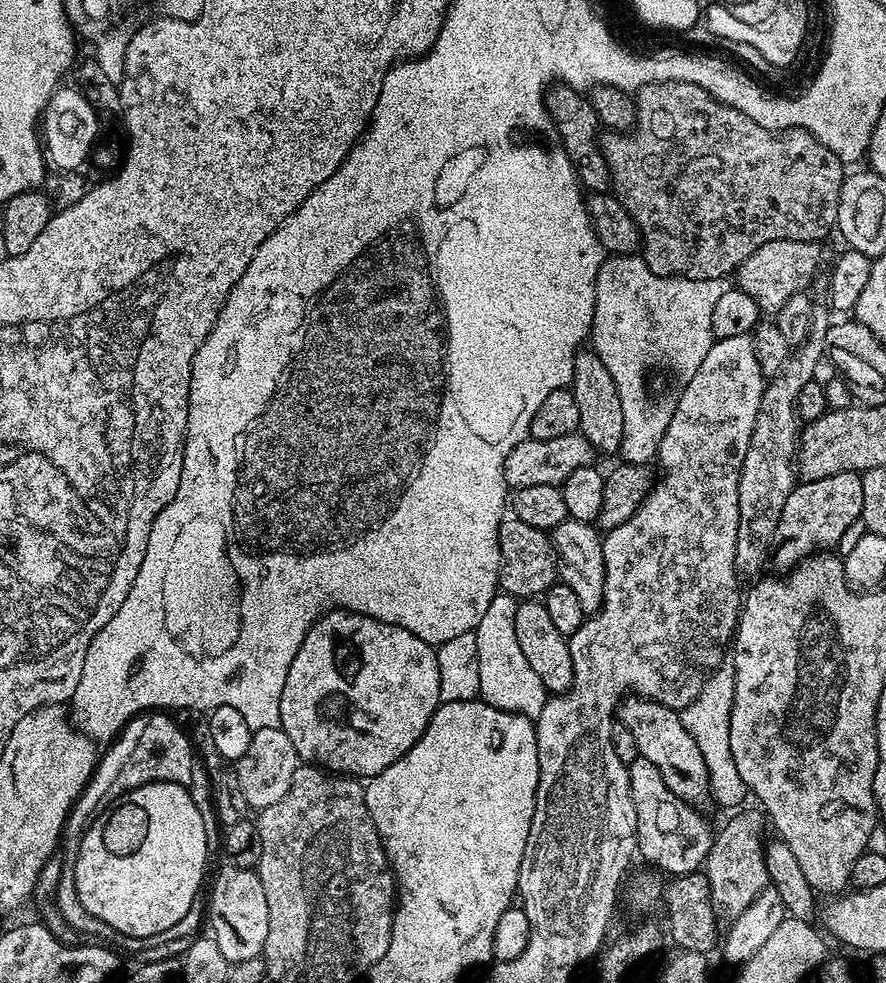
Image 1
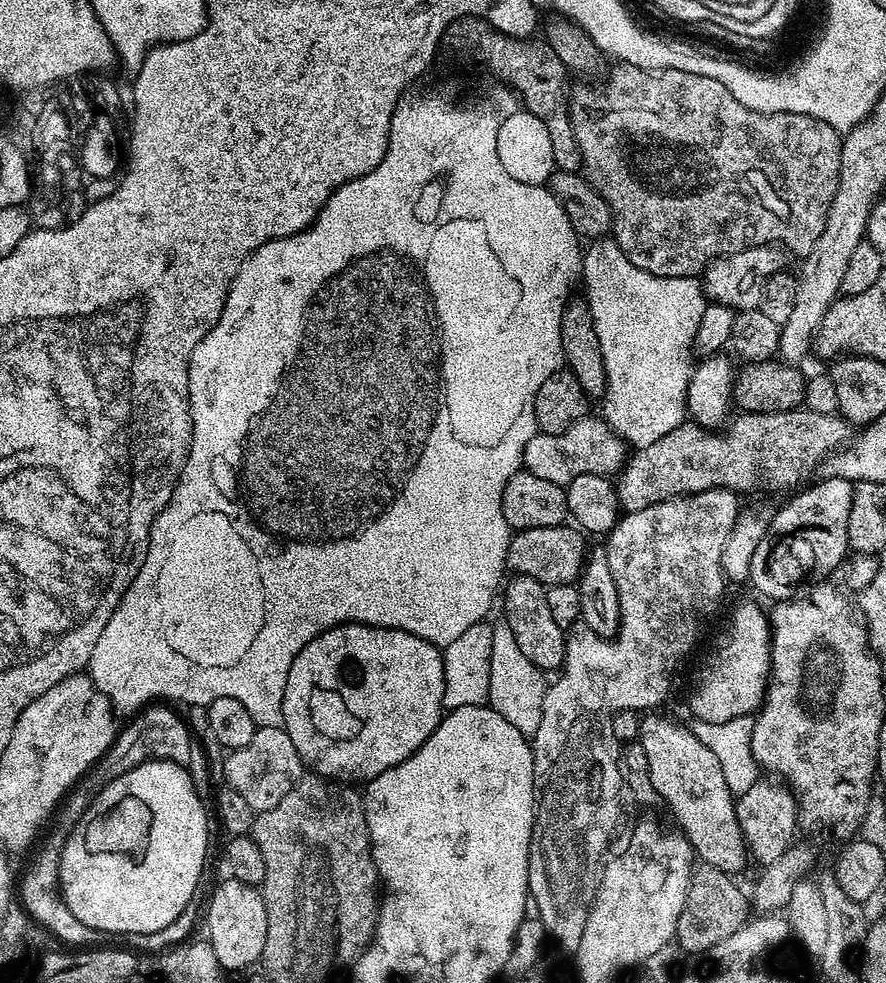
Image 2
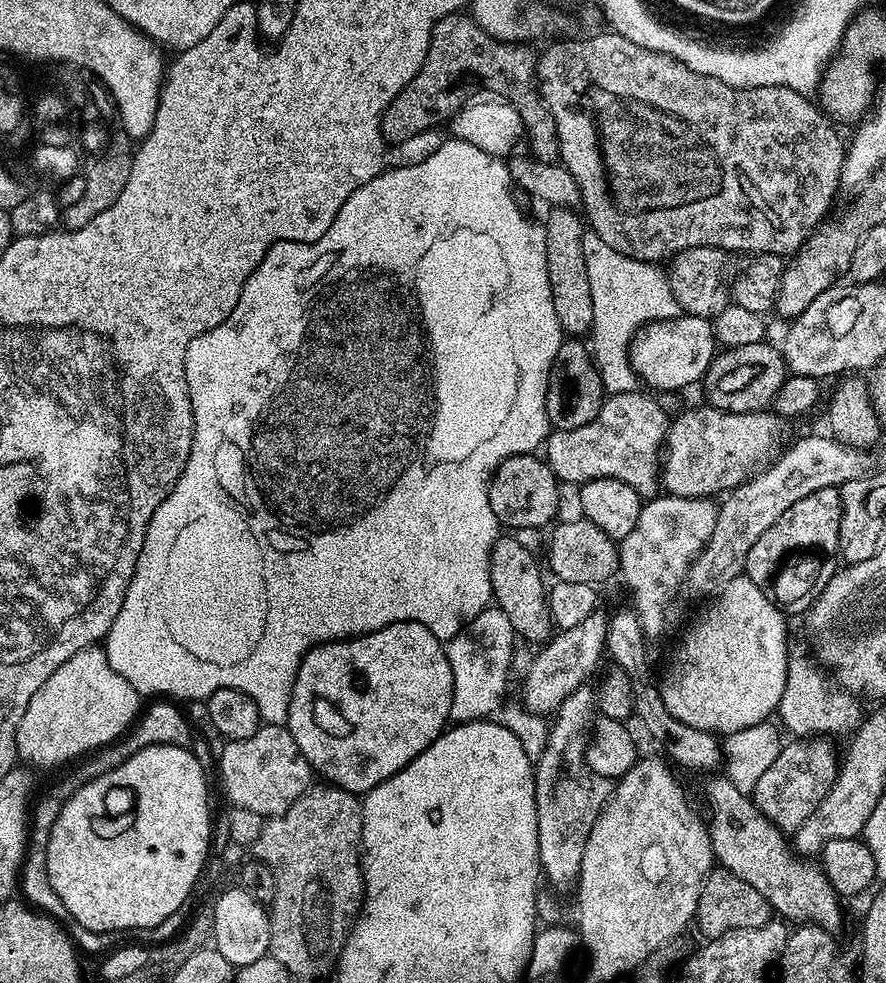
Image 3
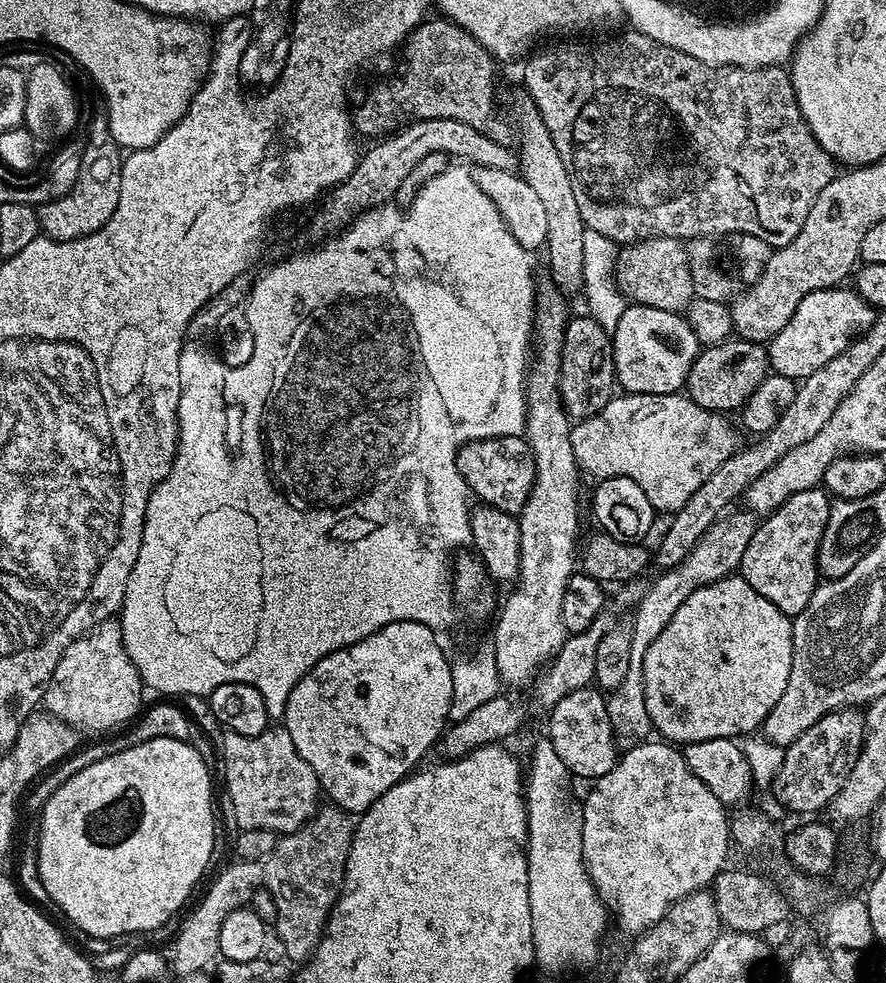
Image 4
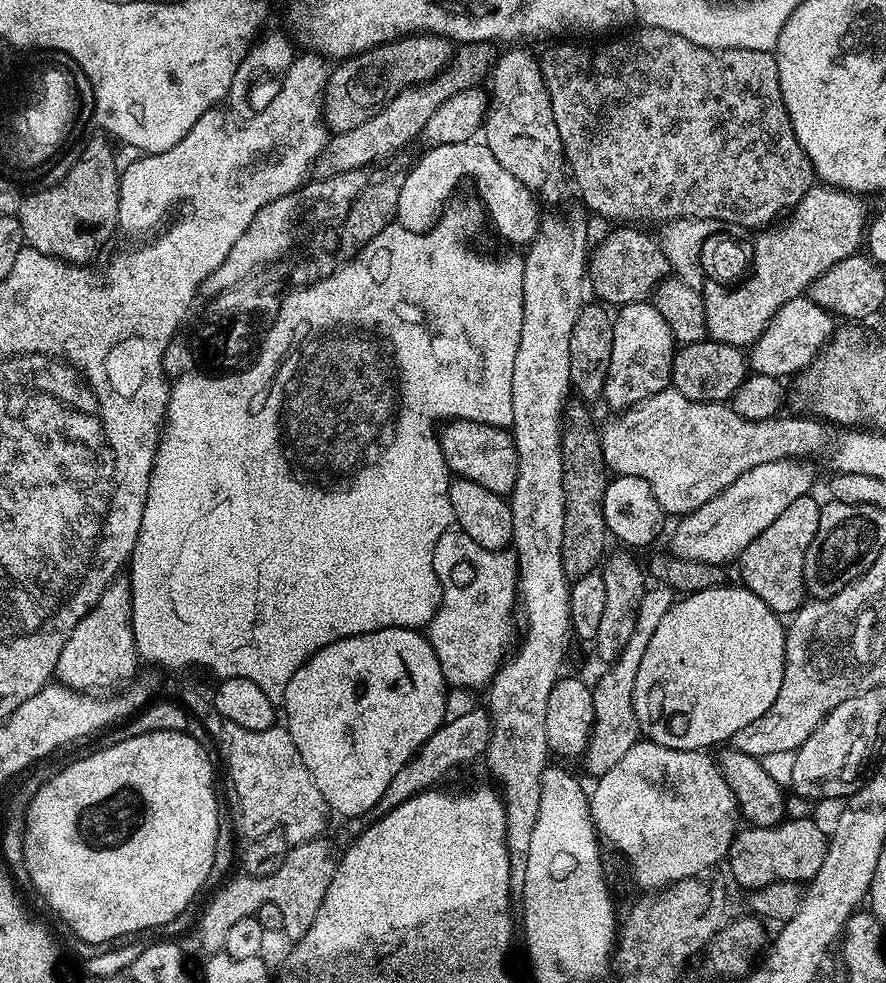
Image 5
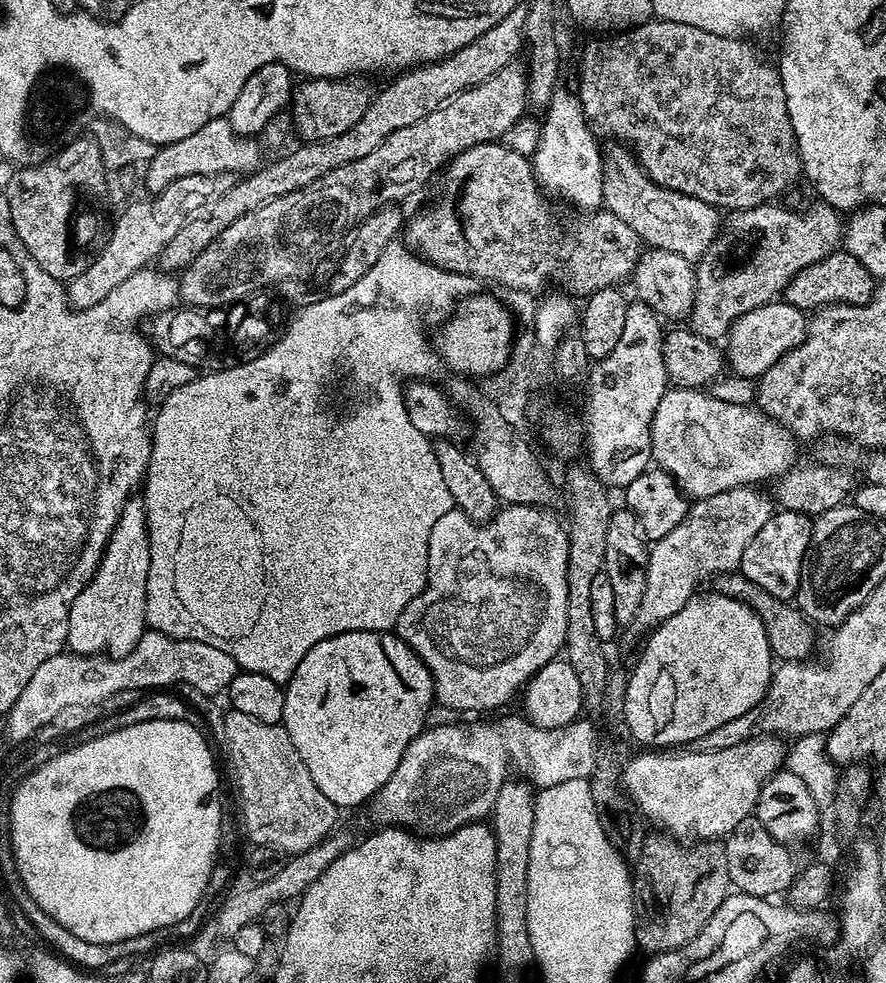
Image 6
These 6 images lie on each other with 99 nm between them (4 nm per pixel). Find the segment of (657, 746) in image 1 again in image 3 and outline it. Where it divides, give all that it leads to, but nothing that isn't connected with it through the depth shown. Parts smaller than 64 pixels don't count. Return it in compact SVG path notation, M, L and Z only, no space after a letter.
M716 774L709 777L704 788L708 796L710 818L708 817L706 827L708 836L711 838L713 859L723 868L730 871L740 880L750 884L756 891L760 892L770 904L771 909L785 921L792 924L816 923L820 928L834 934L842 924L842 903L839 893L834 891L832 884L825 878L823 871L817 867L808 868L798 866L799 859L793 854L791 847L785 842L787 840L783 832L772 824L757 809L749 795L740 792L728 777Z

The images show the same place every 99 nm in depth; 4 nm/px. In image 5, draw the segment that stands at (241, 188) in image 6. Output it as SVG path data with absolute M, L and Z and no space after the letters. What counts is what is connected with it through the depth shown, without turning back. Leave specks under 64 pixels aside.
M488 42L460 44L455 49L452 61L440 71L440 75L424 84L413 84L412 87L402 90L397 96L386 101L378 114L374 114L374 118L366 118L362 126L335 133L314 165L315 175L325 180L334 174L367 169L367 164L394 155L399 148L406 147L415 136L416 139L423 137L426 122L430 122L434 110L438 110L438 106L446 102L446 98L454 98L454 94L462 94L462 90L483 85L489 79L498 55L497 49L492 48L495 47Z

